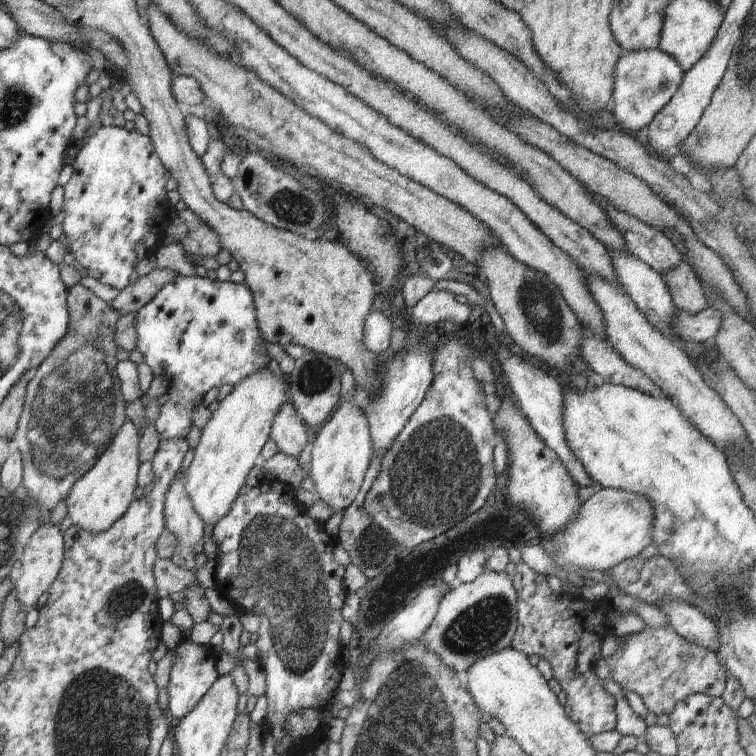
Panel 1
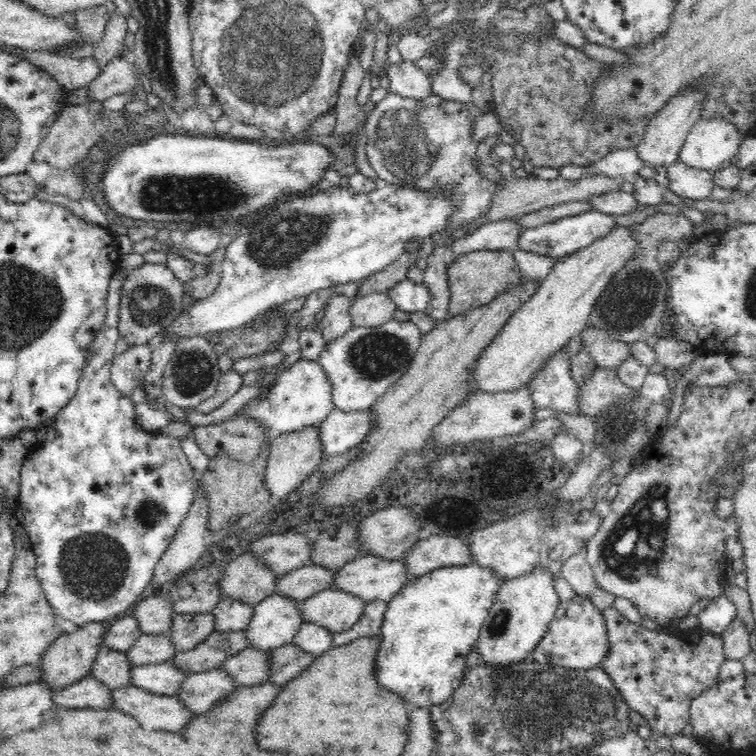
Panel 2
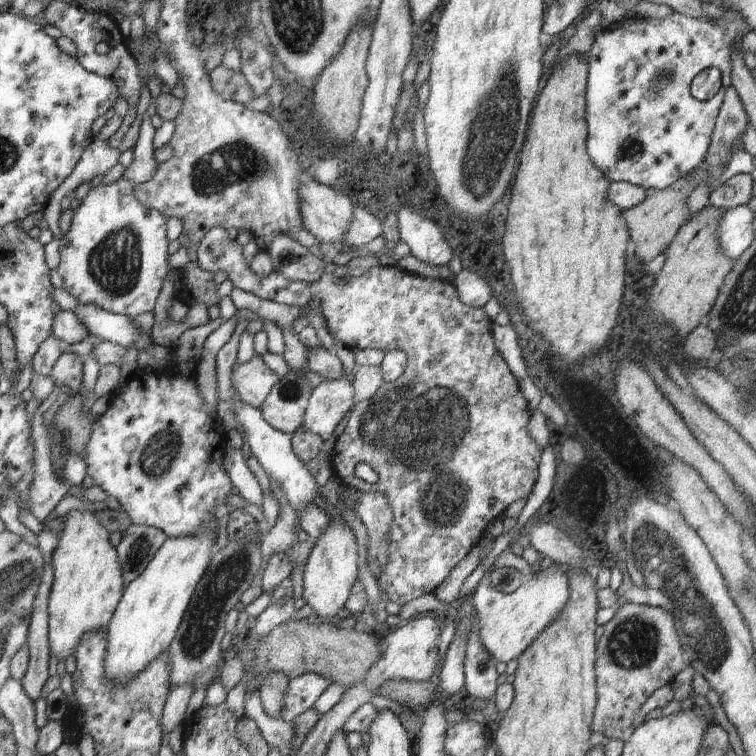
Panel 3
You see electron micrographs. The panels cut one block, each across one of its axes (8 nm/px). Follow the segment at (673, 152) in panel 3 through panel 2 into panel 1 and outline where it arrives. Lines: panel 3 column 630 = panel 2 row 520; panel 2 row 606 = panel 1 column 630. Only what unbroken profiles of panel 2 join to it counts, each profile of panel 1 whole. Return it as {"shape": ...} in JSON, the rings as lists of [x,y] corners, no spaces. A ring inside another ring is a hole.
{"shape":[[[659,48],[643,51],[625,51],[626,54],[622,54],[616,63],[614,71],[614,116],[618,122],[617,128],[623,132],[628,132],[634,135],[637,130],[643,130],[644,126],[648,126],[655,115],[658,114],[665,104],[672,98],[672,95],[676,94],[684,73],[686,71],[672,58],[668,53],[662,52]]]}

